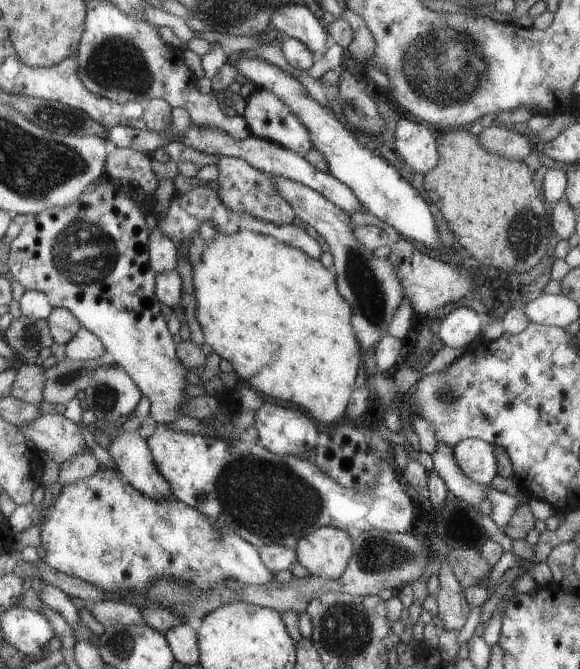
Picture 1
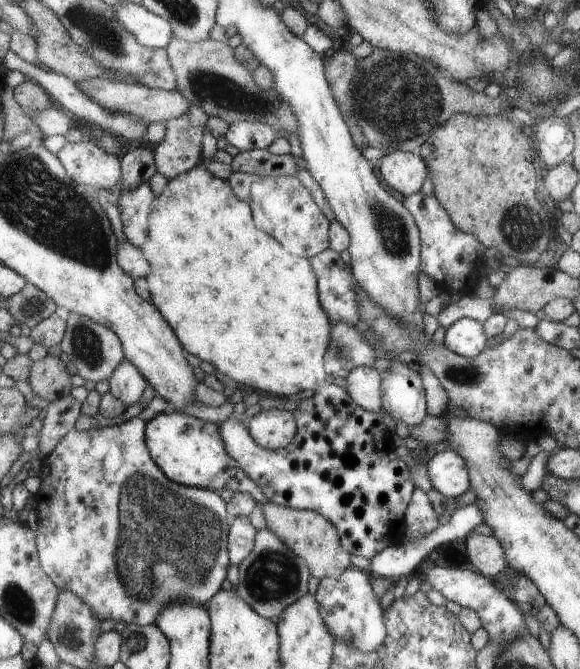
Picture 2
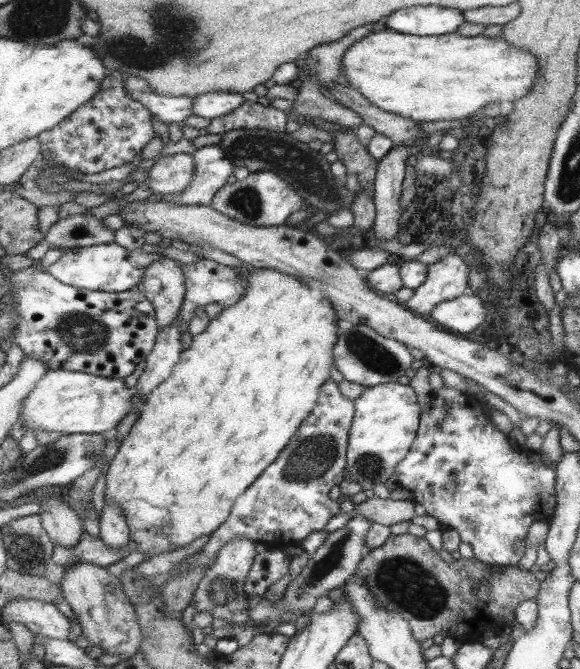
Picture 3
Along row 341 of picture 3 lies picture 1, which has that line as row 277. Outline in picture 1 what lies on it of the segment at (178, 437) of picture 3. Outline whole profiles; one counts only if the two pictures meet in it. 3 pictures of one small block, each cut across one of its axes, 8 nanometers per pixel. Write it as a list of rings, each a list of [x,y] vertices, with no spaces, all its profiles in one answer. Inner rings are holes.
[[[239,230],[233,234],[219,234],[215,232],[211,240],[203,242],[203,250],[201,250],[201,258],[197,262],[197,266],[191,268],[191,278],[193,287],[193,296],[195,299],[195,319],[203,333],[203,342],[211,347],[212,352],[217,354],[219,358],[227,360],[232,366],[232,370],[236,376],[243,376],[245,380],[245,372],[247,372],[247,382],[253,386],[254,392],[259,391],[279,402],[295,402],[295,406],[303,408],[317,424],[333,425],[340,422],[339,418],[343,416],[349,396],[355,388],[355,372],[357,372],[357,364],[359,364],[359,350],[355,344],[355,336],[350,324],[351,305],[342,297],[337,287],[337,277],[330,269],[325,269],[319,262],[306,255],[306,253],[297,250],[293,245],[283,244],[282,241],[275,240],[272,236],[261,234],[259,232],[251,232],[250,230]]]

